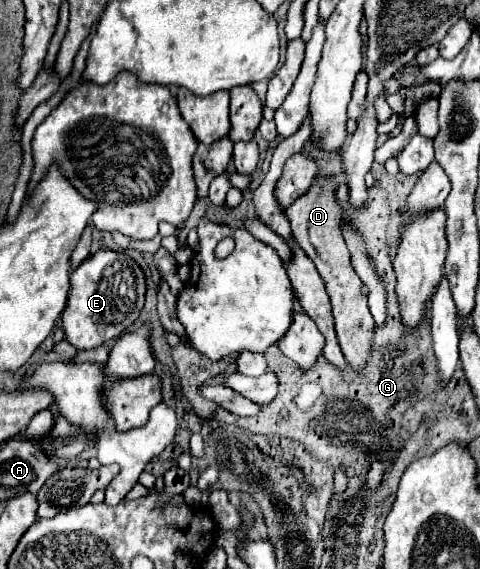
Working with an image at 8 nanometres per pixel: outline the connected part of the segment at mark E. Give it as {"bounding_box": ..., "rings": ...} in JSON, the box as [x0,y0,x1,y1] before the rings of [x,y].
{"bounding_box":[61,248,145,350],"rings":[[[101,248],[71,274],[69,300],[61,316],[67,342],[71,342],[77,350],[91,350],[99,344],[117,340],[139,318],[145,292],[145,274],[139,264],[123,252]]]}

